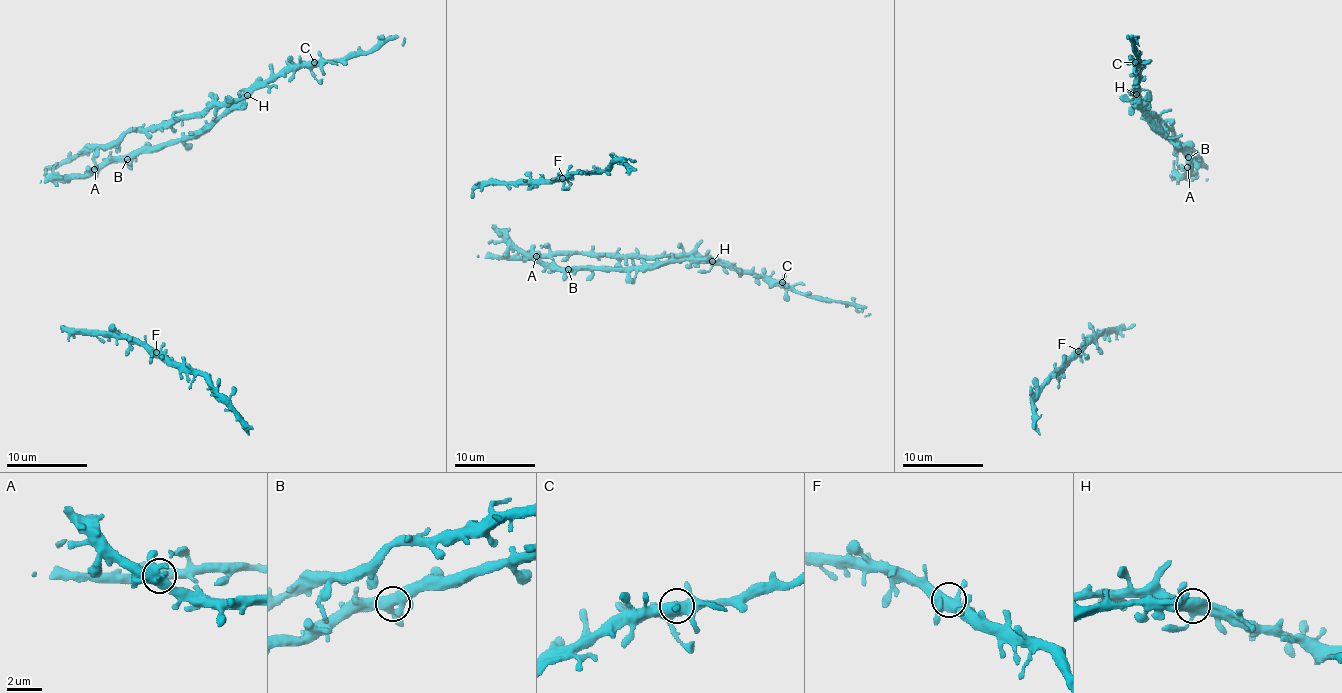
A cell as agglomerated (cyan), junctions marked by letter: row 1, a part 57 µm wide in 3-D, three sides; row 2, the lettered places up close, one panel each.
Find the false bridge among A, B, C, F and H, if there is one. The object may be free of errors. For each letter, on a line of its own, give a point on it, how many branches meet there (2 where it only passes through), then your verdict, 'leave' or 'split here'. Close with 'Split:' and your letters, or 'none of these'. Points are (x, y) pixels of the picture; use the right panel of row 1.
A: place (1187, 167); branches 3; leave
B: place (1188, 157); branches 4; leave
C: place (1135, 62); branches 4; leave
F: place (1078, 351); branches 5; leave
H: place (1136, 94); branches 4; leave
Split: none of these

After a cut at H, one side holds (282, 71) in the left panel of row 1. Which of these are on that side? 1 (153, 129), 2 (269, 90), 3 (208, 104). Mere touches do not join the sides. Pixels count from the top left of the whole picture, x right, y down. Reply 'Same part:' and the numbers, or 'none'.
Same part: none

